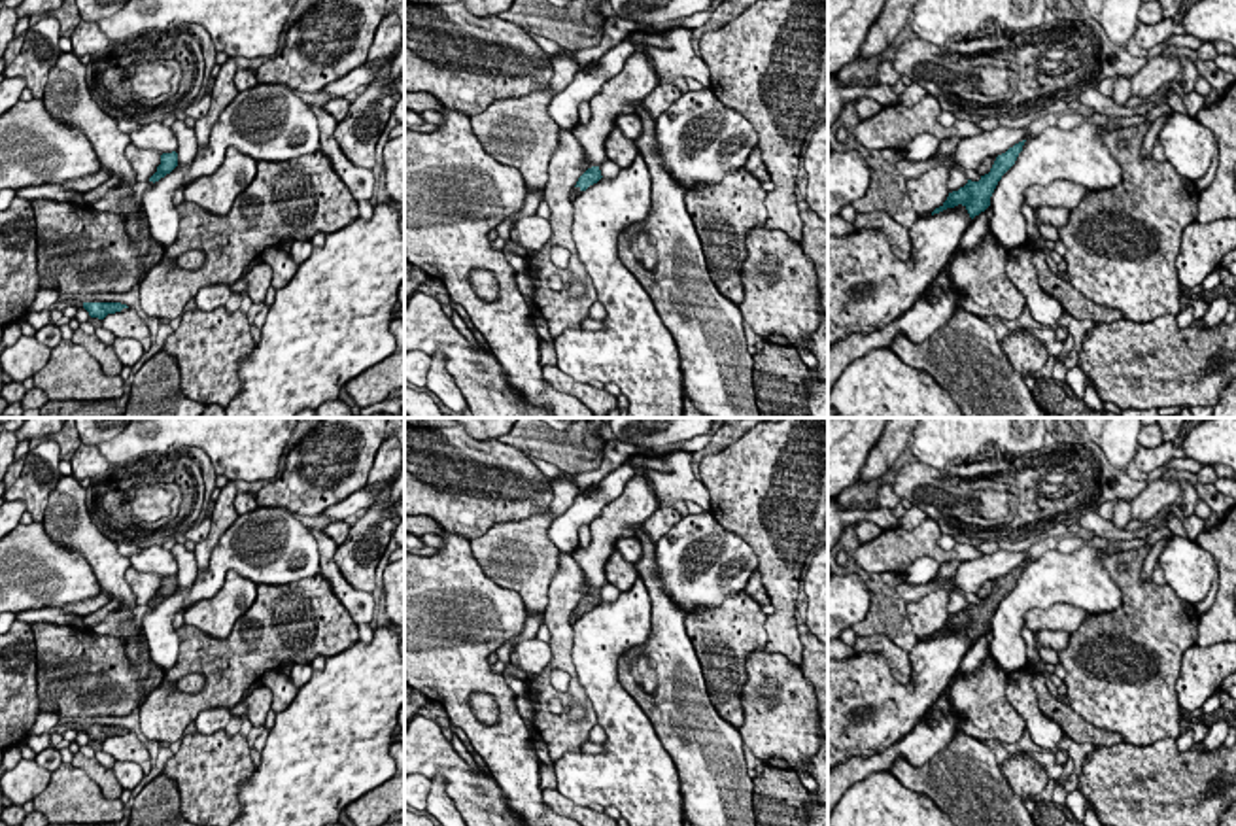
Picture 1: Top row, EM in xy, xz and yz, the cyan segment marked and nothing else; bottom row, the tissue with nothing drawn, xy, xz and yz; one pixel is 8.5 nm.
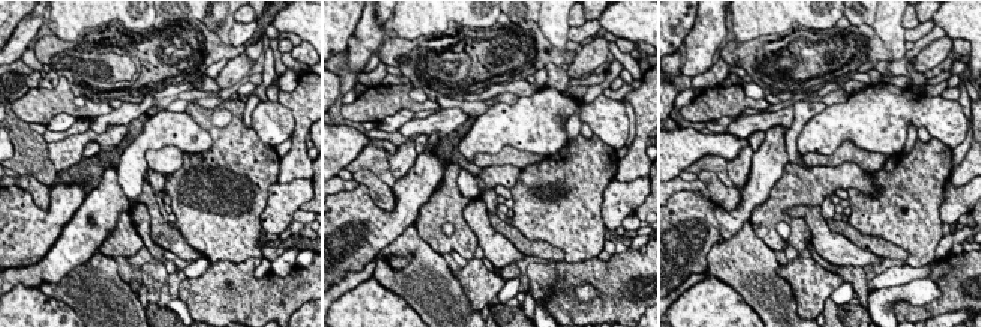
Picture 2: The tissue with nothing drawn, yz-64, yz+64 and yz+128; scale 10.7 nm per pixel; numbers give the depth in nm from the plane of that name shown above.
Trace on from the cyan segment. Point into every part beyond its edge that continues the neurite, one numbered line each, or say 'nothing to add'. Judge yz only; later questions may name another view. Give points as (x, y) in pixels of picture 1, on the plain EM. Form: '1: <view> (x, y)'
nothing to add

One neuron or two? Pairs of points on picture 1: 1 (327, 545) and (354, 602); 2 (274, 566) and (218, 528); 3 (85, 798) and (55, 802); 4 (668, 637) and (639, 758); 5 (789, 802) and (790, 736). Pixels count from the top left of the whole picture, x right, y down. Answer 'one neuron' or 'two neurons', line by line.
1: one neuron
2: two neurons
3: one neuron
4: two neurons
5: two neurons

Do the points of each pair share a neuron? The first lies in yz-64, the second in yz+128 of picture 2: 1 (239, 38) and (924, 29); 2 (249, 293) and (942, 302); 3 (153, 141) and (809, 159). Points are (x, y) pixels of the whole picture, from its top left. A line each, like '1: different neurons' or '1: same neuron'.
1: same neuron
2: same neuron
3: different neurons

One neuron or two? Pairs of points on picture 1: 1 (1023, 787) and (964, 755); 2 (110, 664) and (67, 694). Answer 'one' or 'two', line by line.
1: two
2: one

